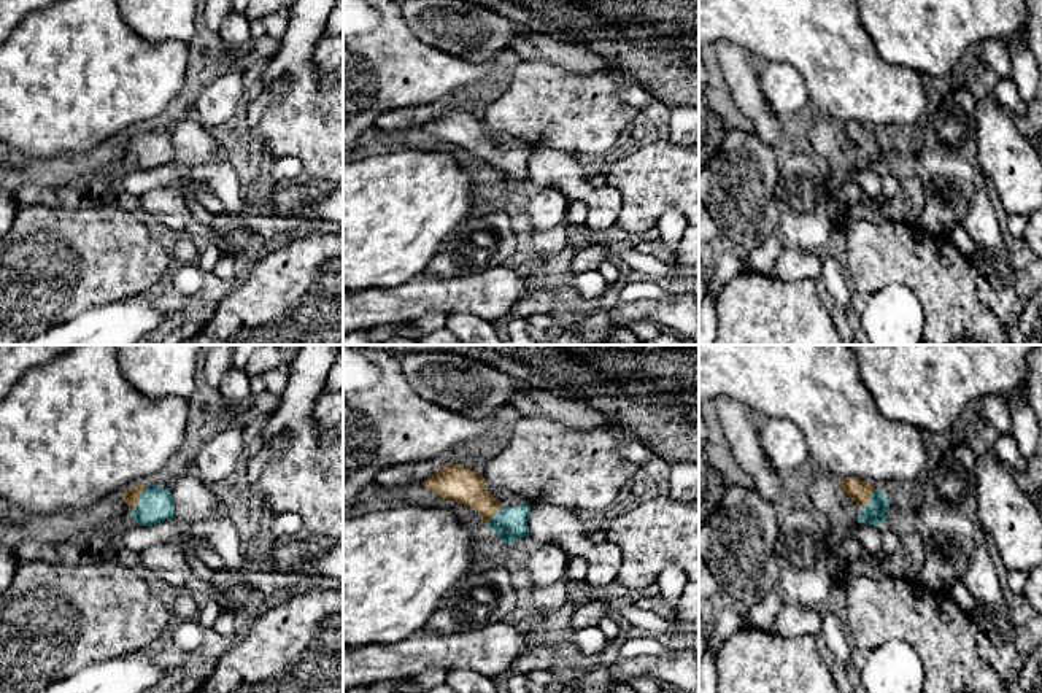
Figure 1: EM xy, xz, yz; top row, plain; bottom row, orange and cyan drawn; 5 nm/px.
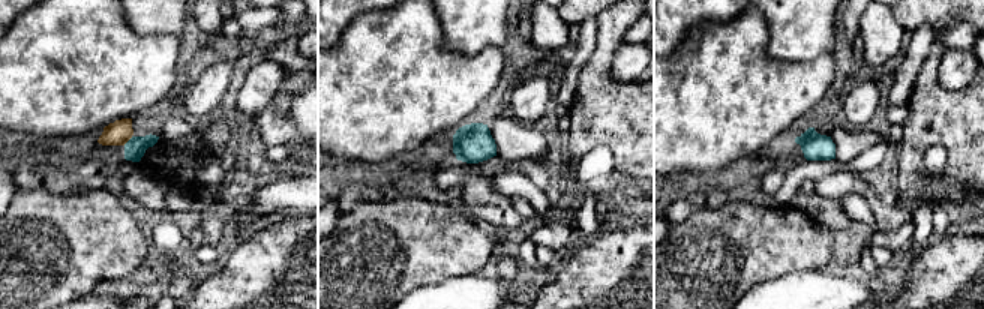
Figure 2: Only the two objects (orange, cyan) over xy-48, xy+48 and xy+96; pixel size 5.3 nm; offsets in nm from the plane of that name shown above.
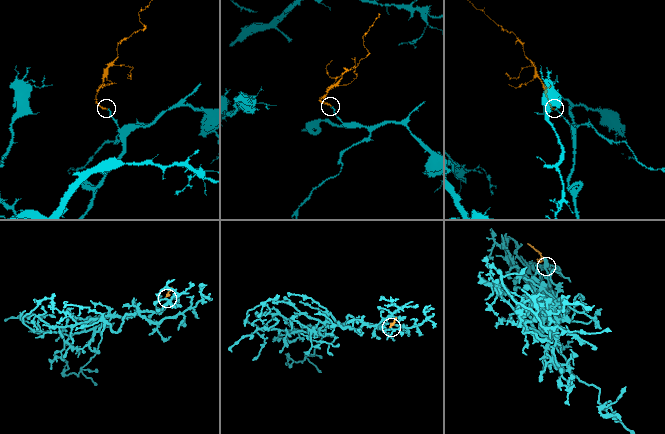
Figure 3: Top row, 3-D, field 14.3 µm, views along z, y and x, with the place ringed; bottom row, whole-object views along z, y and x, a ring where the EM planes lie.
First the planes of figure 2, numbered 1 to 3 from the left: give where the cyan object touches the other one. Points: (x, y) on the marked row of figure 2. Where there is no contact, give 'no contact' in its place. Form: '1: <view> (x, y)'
1: xy-48 (128, 140)
2: no contact
3: no contact

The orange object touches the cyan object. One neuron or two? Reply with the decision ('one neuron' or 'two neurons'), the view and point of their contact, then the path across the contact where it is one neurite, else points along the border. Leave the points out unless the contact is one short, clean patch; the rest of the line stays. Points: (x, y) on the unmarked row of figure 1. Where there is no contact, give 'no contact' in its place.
one neuron | xy (137, 142) | across xy (131, 140), (137, 142), (154, 148)

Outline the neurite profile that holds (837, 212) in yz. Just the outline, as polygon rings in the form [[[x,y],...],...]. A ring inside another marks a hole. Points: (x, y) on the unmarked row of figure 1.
[[[837,197],[828,203],[828,216],[834,229],[840,230],[848,221],[848,207]]]

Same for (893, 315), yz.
[[[901,283],[866,297],[859,312],[870,345],[920,345],[924,334],[924,307],[915,291]]]

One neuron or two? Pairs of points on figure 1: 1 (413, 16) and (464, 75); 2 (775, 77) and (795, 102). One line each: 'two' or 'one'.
1: two
2: one

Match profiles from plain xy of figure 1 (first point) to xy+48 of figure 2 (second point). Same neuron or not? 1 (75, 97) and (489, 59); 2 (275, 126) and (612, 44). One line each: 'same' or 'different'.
1: same
2: same

